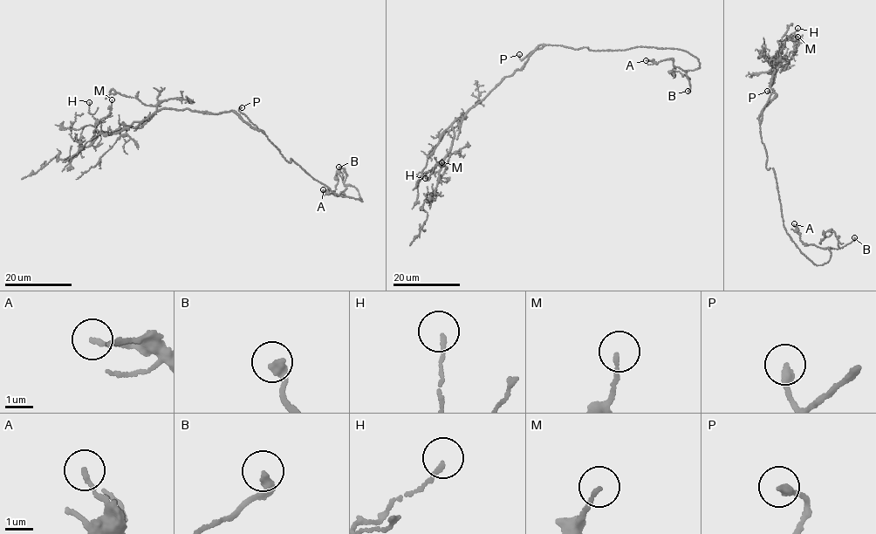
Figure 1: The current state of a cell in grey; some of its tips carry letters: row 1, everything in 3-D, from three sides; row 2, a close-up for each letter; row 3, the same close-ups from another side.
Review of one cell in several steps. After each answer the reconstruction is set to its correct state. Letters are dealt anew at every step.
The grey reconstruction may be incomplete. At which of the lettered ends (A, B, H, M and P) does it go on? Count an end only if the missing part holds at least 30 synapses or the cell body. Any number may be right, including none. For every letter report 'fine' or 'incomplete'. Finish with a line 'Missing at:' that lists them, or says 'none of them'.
A: fine
B: fine
H: fine
M: fine
P: incomplete
Missing at: P

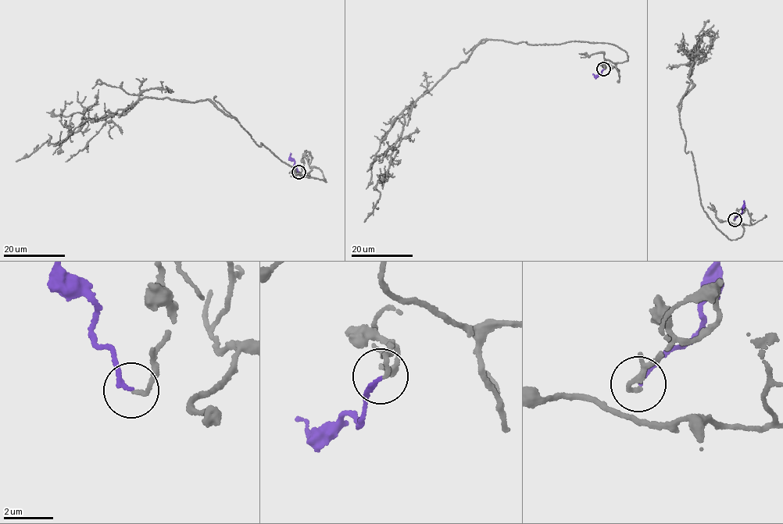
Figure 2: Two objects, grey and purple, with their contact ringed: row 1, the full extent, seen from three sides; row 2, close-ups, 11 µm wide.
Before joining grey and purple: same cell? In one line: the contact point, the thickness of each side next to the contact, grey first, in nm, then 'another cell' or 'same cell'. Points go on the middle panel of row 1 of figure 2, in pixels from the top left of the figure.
place (603, 69); calibres 160 and 180 nm; same cell

